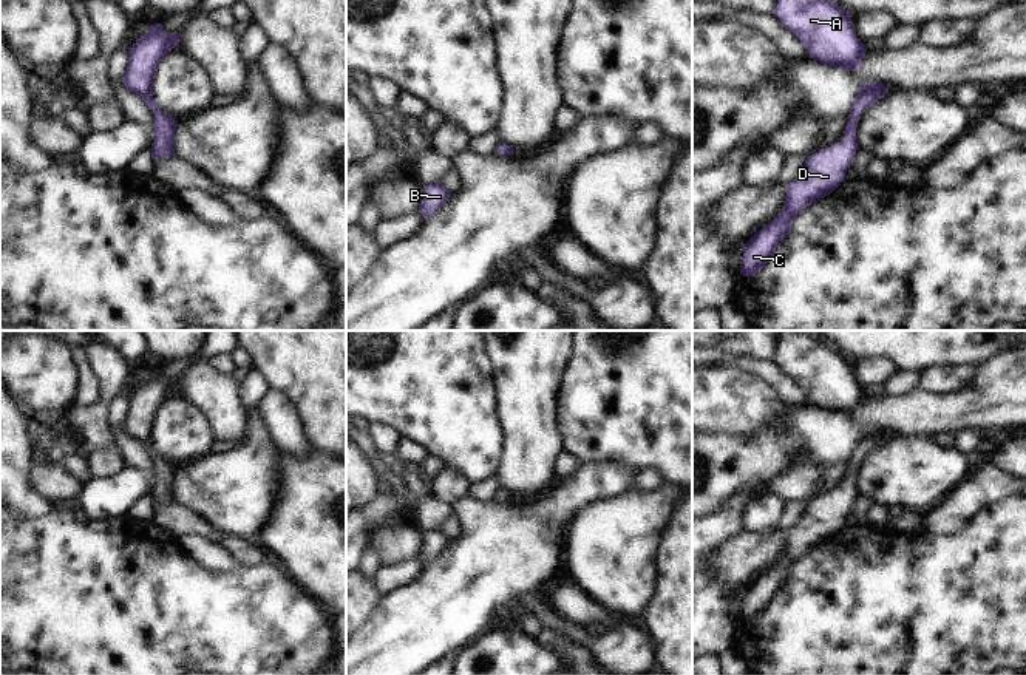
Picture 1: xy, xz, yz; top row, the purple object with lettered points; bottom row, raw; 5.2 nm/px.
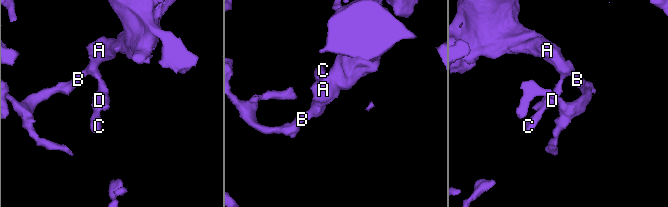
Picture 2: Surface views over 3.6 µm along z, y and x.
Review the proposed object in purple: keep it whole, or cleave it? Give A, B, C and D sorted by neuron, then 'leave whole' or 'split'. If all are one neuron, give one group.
A B C D; leave whole

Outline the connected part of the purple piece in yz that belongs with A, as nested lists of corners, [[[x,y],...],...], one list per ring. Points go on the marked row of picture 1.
[[[777,0],[773,15],[790,29],[811,59],[845,71],[858,71],[867,46],[854,32],[851,15],[830,0]]]

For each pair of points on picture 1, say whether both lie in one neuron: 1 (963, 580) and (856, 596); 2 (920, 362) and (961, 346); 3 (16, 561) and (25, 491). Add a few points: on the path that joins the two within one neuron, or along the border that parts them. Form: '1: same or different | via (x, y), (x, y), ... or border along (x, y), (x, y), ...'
1: same | via (937, 596), (883, 596)
2: same | via (930, 351), (935, 346), (951, 346)
3: different | border along (54, 508), (40, 518), (20, 518), (16, 513)

